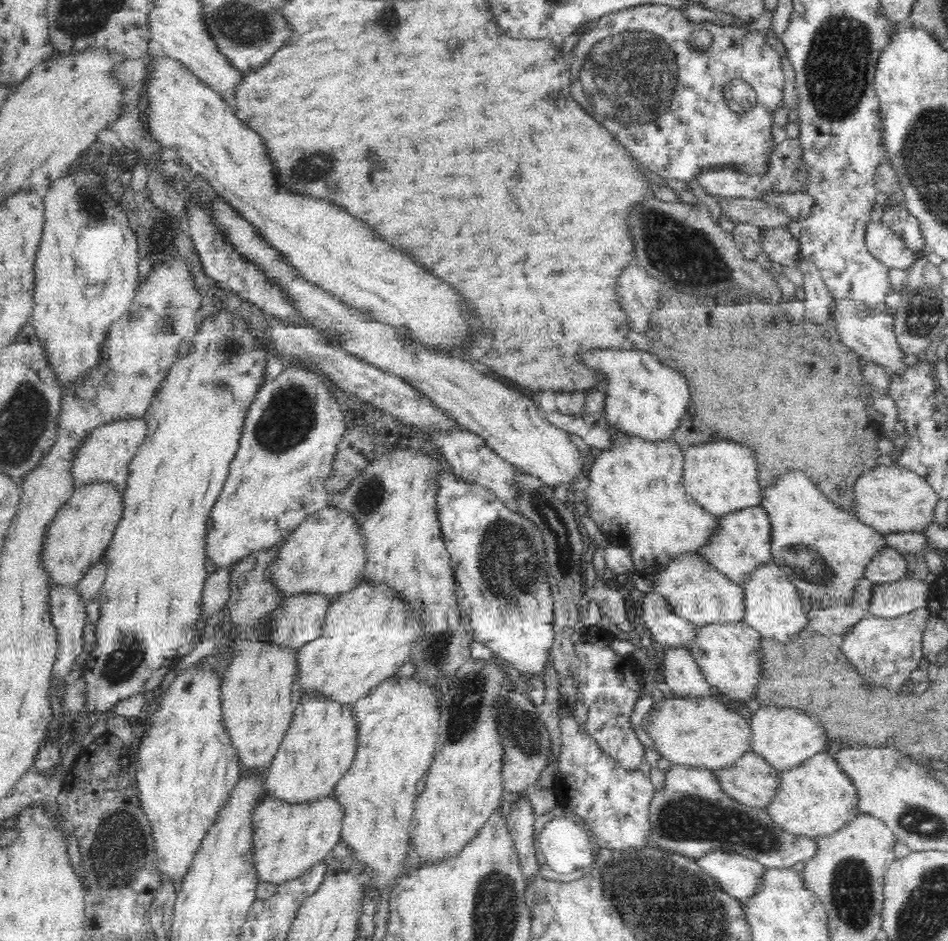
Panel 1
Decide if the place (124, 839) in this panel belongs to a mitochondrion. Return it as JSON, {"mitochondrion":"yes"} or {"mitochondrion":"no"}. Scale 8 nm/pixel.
{"mitochondrion":"yes"}

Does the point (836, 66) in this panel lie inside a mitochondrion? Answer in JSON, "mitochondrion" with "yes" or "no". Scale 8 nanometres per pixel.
{"mitochondrion":"yes"}

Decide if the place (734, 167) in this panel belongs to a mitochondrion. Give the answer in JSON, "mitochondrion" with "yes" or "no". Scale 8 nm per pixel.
{"mitochondrion":"no"}

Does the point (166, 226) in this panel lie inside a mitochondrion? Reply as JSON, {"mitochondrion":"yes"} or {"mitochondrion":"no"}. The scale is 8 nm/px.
{"mitochondrion":"no"}

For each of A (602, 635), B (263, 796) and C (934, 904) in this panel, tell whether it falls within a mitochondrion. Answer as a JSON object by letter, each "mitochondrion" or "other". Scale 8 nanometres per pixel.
{"A":"other","B":"other","C":"mitochondrion"}

